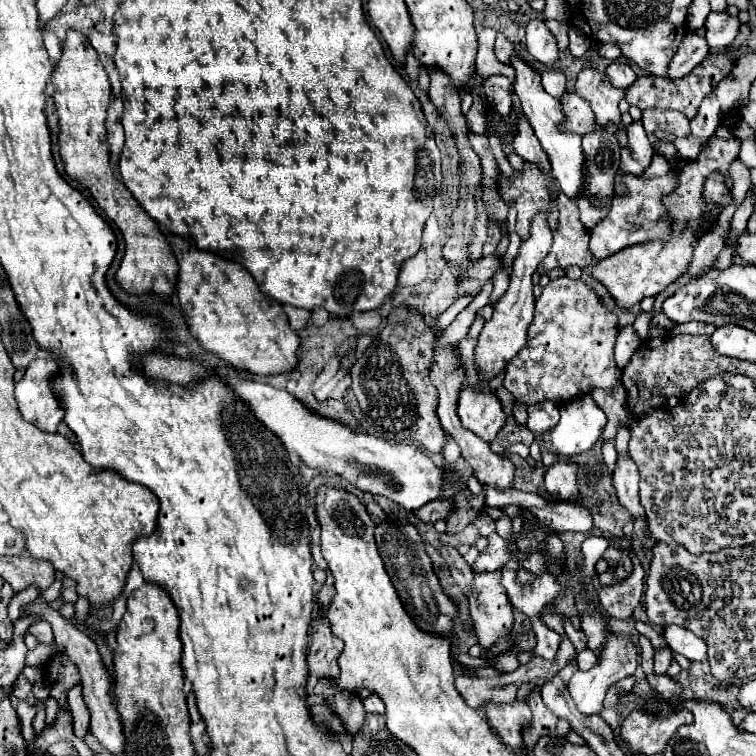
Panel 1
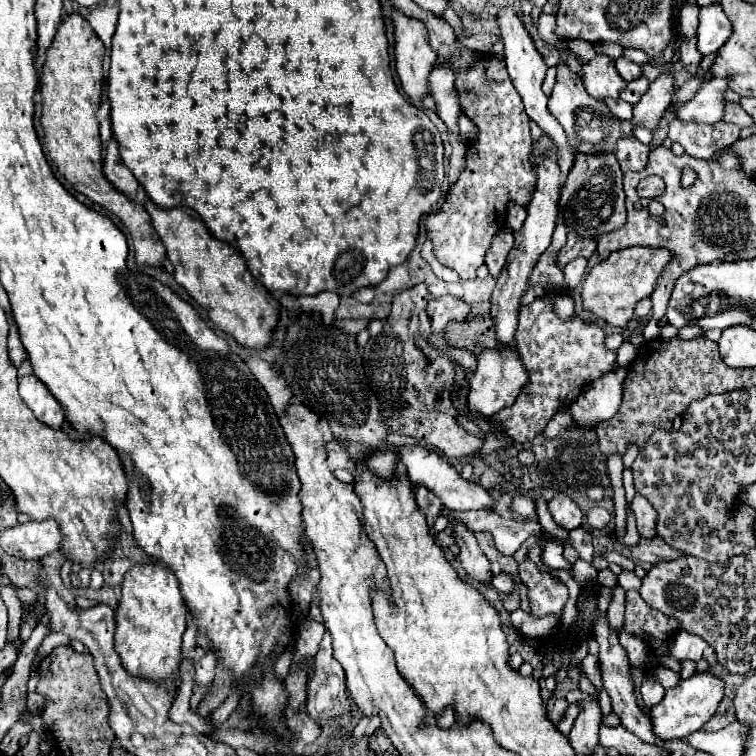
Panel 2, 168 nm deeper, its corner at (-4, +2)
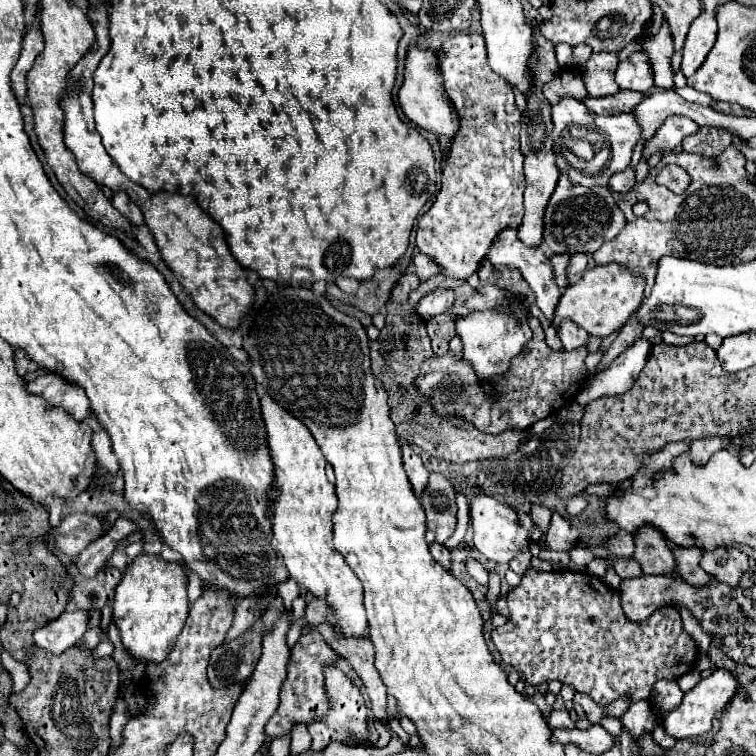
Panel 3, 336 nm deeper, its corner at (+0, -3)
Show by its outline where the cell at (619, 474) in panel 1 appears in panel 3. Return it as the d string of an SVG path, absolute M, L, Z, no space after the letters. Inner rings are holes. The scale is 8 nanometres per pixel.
M643 525L635 531L635 553L633 557L641 563L643 573L655 575L673 575L675 559L661 531L655 531L653 525Z

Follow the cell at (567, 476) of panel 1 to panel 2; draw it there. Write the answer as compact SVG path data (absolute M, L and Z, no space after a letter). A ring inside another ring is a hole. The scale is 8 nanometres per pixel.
M557 494L549 502L549 512L551 512L553 520L557 522L557 526L561 526L563 530L573 530L573 528L581 526L583 514L581 514L579 506L565 494Z

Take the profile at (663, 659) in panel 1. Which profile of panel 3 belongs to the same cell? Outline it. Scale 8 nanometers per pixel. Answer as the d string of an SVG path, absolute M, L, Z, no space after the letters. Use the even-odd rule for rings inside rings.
M641 699L637 703L631 703L631 707L625 711L621 717L621 723L631 731L631 735L637 739L643 733L651 733L657 725L659 719L653 711L653 705L649 699Z

